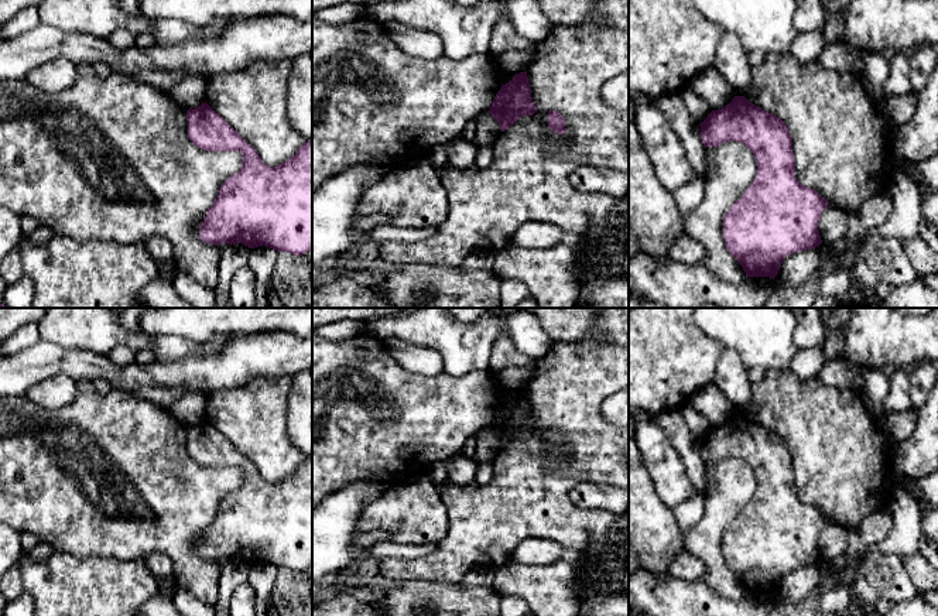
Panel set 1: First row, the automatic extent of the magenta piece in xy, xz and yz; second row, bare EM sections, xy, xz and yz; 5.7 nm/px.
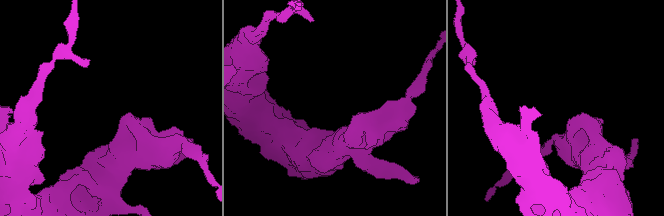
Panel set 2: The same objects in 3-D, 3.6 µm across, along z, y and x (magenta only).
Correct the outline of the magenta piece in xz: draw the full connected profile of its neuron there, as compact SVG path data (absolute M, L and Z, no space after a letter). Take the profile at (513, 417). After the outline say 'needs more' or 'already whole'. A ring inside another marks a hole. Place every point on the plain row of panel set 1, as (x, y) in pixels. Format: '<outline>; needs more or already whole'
M526 387L516 390L509 400L501 401L489 427L501 448L513 442L521 432L531 432L535 428L537 422L531 415L531 404Z; already whole

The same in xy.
M206 418L186 427L188 454L206 468L239 468L243 482L227 494L199 545L201 557L218 561L267 562L301 572L312 565L312 456L285 479L270 483L259 469Z; already whole

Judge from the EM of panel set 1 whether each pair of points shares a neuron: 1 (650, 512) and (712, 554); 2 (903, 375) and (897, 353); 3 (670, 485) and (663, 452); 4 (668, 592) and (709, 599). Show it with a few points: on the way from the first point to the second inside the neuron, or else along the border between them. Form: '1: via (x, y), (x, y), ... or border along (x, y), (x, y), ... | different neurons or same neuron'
1: border along (684, 534), (685, 548) | different neurons
2: border along (896, 368), (904, 369) | different neurons
3: via (670, 476), (663, 461) | same neuron
4: via (678, 599), (699, 599) | same neuron

